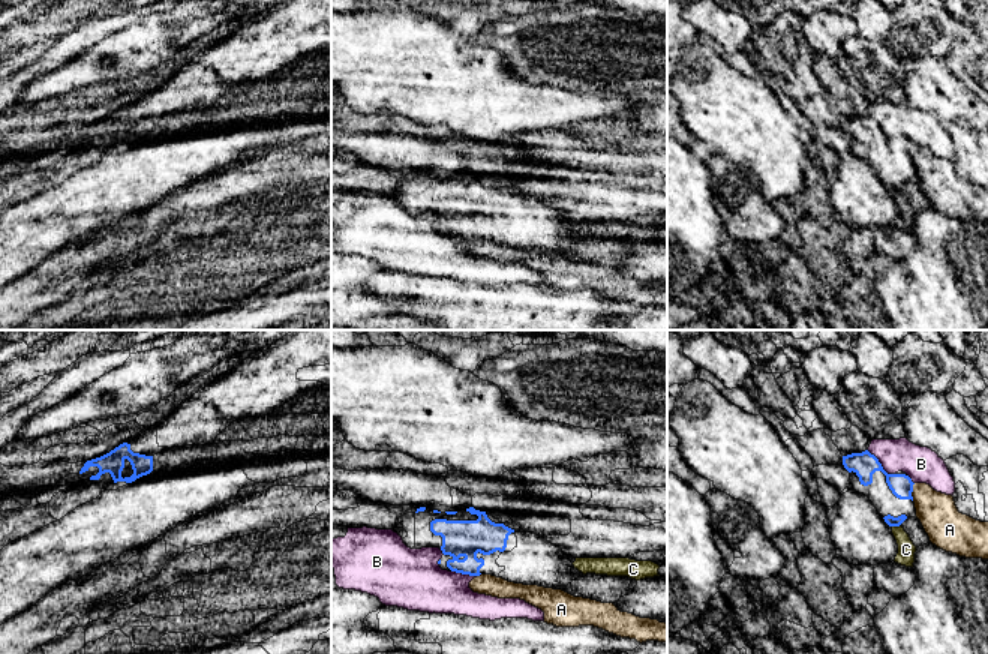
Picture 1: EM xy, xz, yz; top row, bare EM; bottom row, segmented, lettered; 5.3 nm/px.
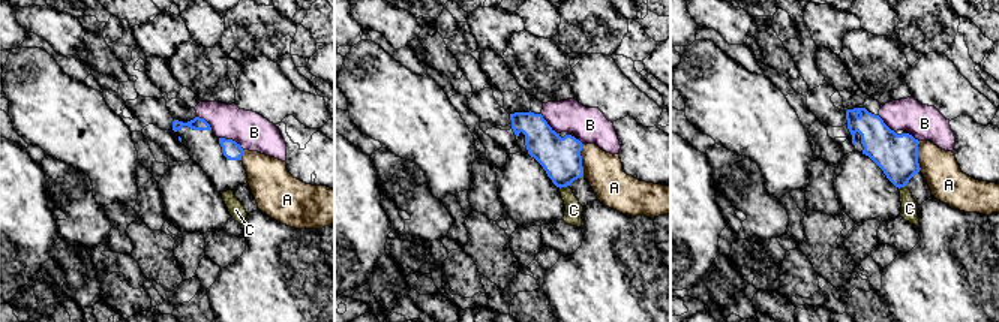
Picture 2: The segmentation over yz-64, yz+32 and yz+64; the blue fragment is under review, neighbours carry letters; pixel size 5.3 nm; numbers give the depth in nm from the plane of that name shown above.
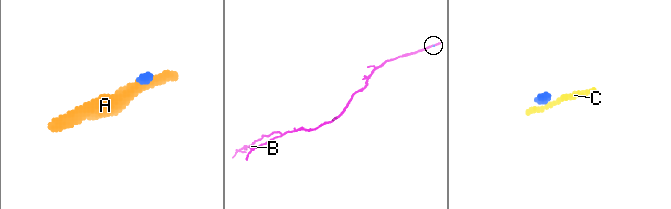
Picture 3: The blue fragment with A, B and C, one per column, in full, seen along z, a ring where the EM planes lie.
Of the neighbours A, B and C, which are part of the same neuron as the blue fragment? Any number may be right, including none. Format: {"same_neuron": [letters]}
{"same_neuron": []}

